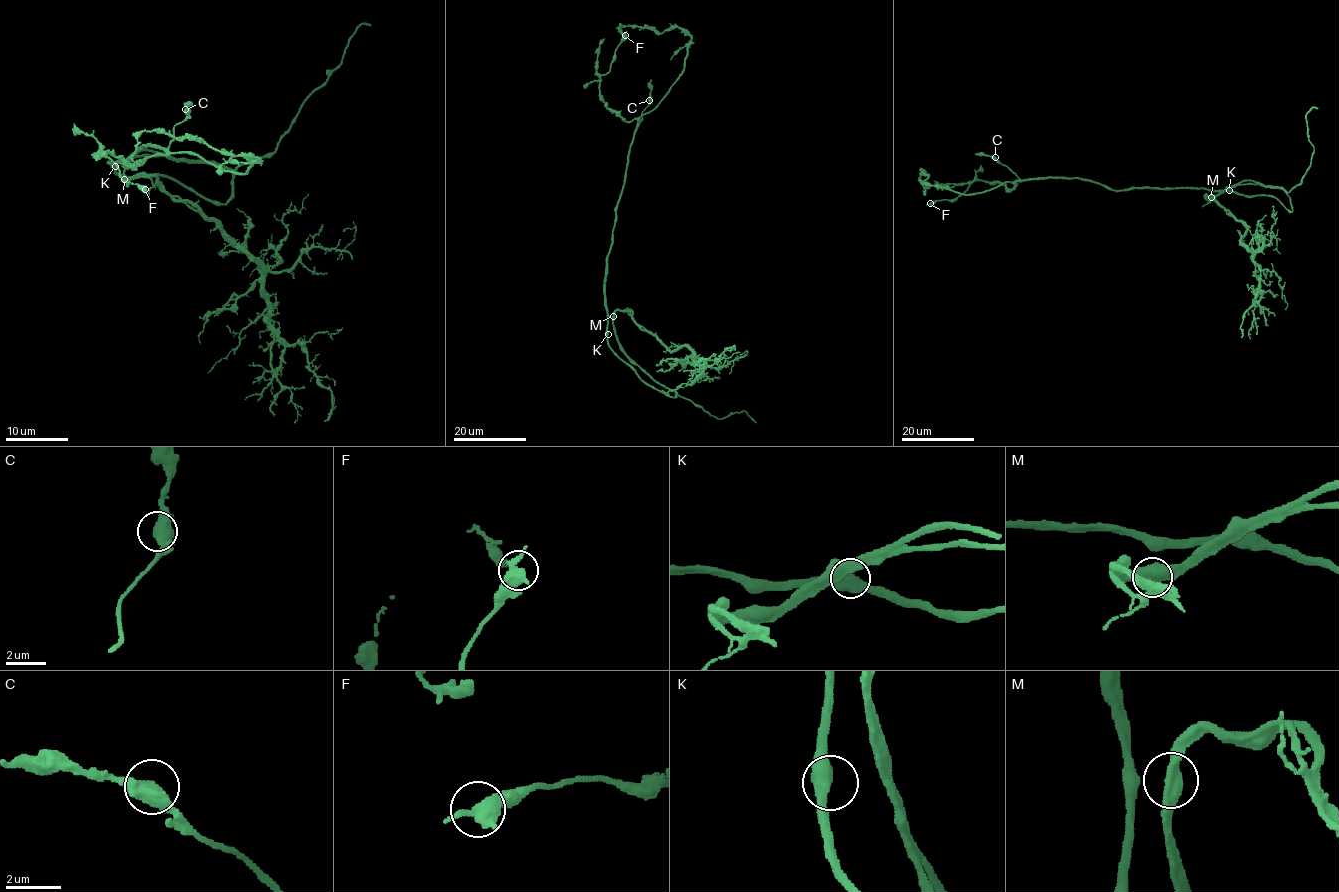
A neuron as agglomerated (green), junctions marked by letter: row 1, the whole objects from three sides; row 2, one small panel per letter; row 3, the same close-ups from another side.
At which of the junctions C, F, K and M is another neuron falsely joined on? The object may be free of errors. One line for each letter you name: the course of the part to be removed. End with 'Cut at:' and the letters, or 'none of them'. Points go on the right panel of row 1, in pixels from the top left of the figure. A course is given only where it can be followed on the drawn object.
Cut at: none of them

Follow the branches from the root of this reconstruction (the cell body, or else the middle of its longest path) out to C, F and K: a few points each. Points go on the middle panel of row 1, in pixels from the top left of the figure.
C: (611, 348), (607, 338), (605, 304), (607, 254), (628, 151), (649, 100)
F: (611, 348), (605, 304), (607, 254), (637, 120), (625, 121), (607, 107), (599, 80), (609, 71), (625, 35)
K: (611, 348), (608, 334)

